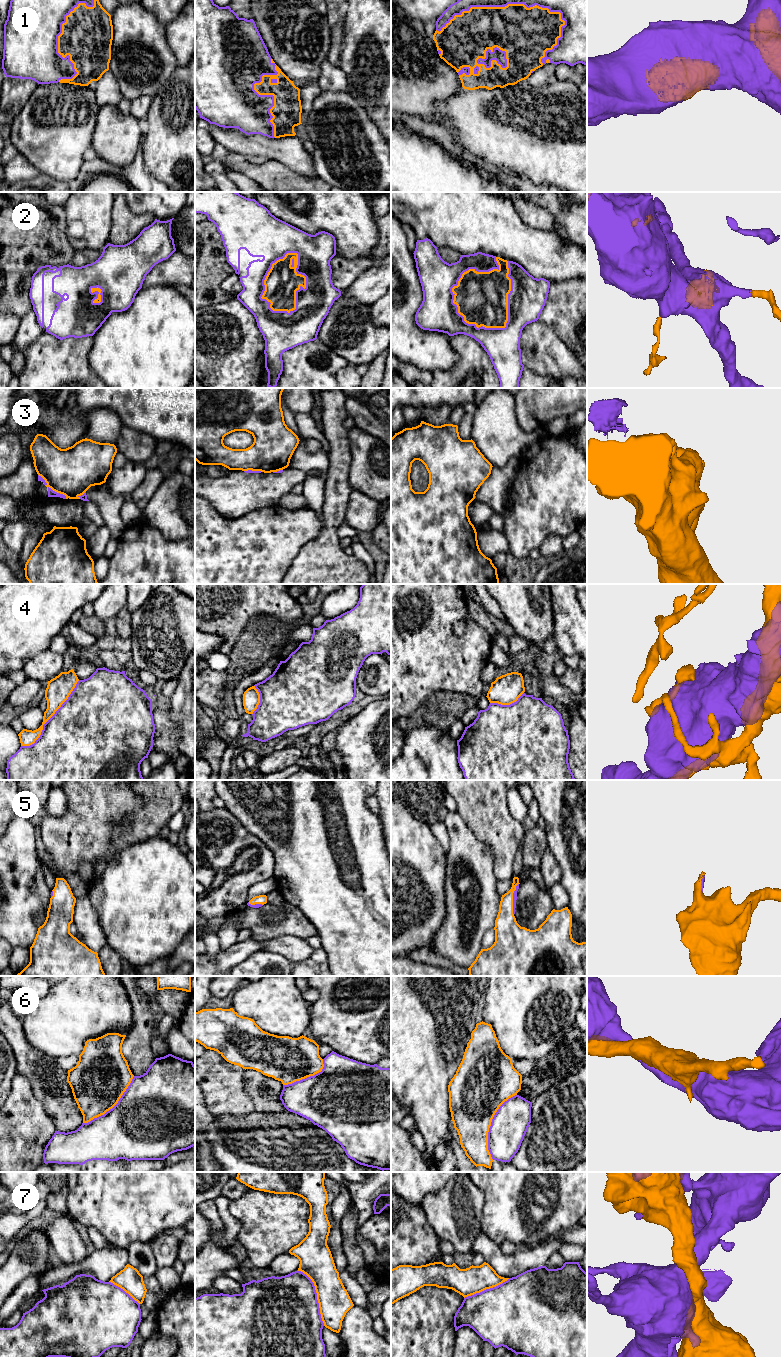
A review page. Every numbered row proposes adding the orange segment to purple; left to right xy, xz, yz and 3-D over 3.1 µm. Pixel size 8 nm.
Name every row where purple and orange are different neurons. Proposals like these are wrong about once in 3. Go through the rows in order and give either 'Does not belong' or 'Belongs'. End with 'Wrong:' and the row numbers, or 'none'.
1: Belongs
2: Belongs
3: Does not belong
4: Does not belong
5: Belongs
6: Does not belong
7: Does not belong
Wrong: 3, 4, 6, 7

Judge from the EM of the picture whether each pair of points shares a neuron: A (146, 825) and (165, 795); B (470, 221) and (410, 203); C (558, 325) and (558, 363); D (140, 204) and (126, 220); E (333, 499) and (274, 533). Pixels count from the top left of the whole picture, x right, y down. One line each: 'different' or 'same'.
A: same
B: same
C: different
D: different
E: different

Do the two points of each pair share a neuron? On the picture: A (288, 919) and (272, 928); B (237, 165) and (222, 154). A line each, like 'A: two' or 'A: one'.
A: one
B: one

